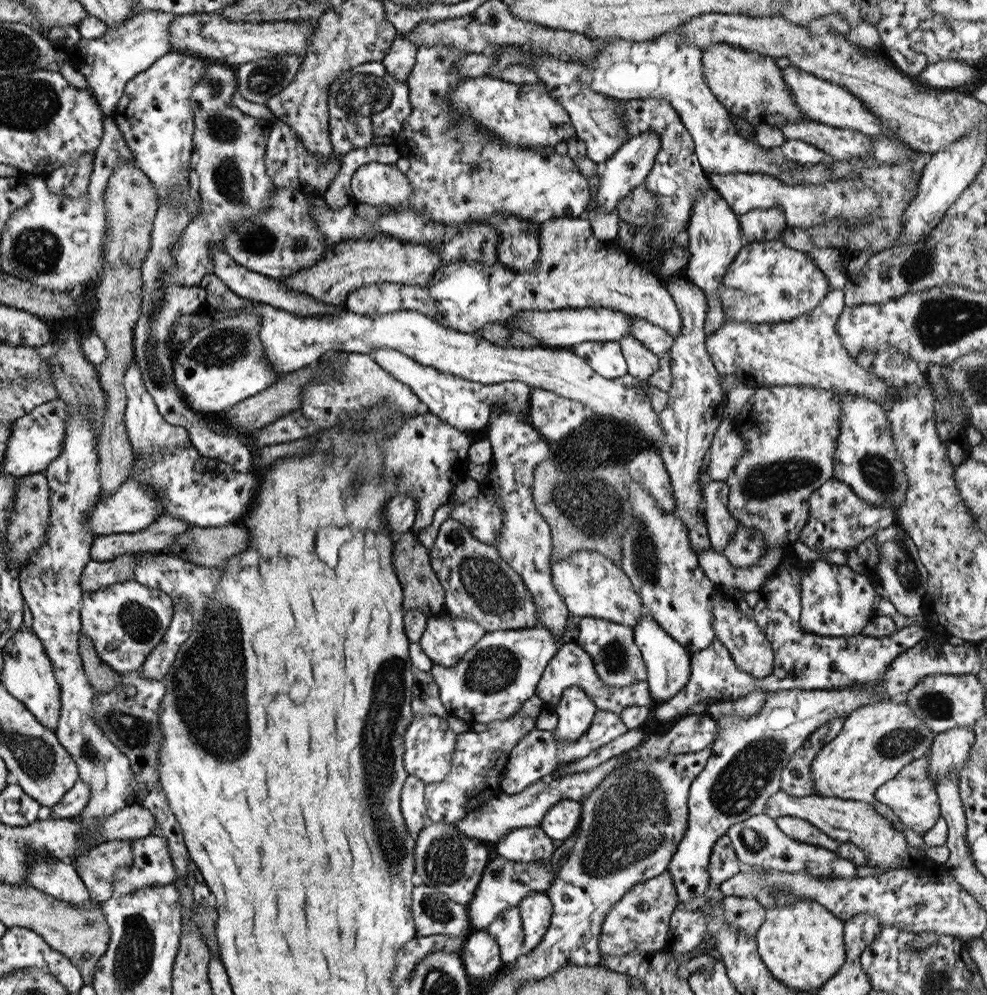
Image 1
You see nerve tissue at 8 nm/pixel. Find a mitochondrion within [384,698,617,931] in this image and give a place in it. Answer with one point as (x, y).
(443, 862)

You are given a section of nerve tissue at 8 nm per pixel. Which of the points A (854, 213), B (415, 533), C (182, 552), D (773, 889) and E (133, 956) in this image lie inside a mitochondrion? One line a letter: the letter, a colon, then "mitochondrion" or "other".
A: mitochondrion
B: other
C: other
D: mitochondrion
E: mitochondrion

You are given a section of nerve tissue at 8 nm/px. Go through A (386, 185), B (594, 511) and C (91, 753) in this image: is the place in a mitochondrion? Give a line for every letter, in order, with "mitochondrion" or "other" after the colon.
A: other
B: mitochondrion
C: mitochondrion

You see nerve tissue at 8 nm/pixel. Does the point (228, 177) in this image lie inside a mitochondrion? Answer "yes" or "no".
yes

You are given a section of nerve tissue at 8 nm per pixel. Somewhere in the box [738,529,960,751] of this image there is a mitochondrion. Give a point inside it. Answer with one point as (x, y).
(909, 579)

